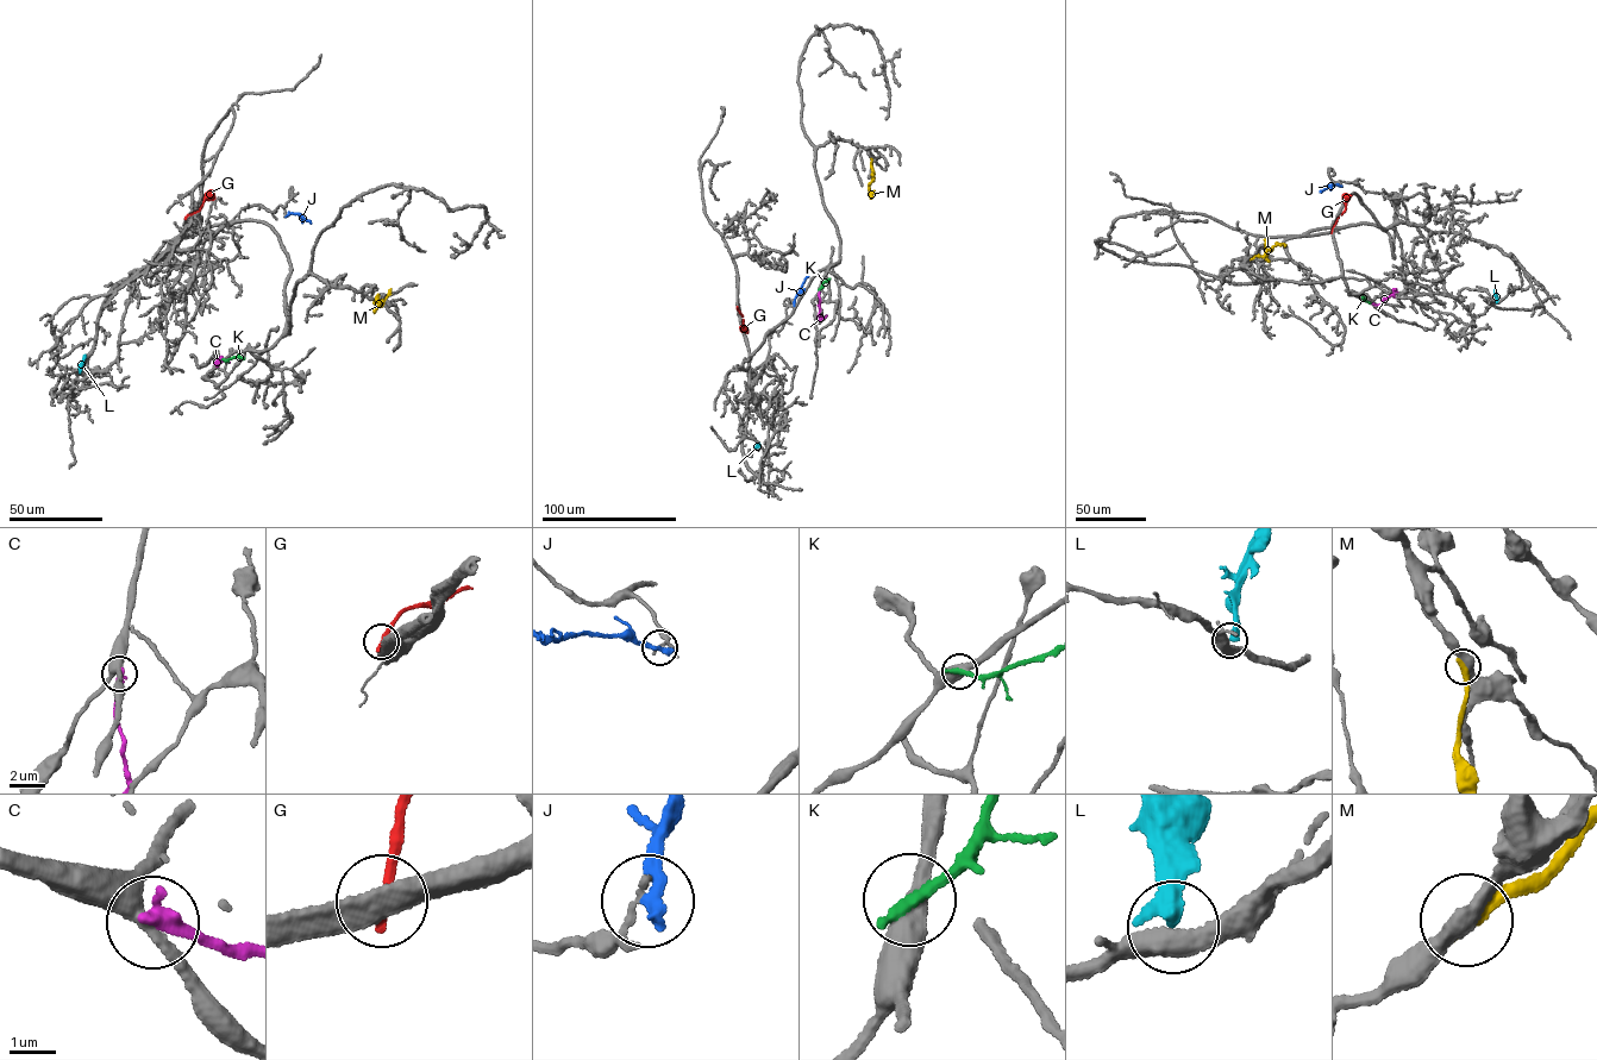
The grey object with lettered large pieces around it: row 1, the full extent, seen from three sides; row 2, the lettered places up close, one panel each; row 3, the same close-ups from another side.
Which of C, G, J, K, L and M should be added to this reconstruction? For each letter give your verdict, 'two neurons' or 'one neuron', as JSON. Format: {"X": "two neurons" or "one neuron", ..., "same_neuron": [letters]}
{"C": "two neurons", "G": "two neurons", "J": "two neurons", "K": "two neurons", "L": "two neurons", "M": "two neurons", "same_neuron": []}

